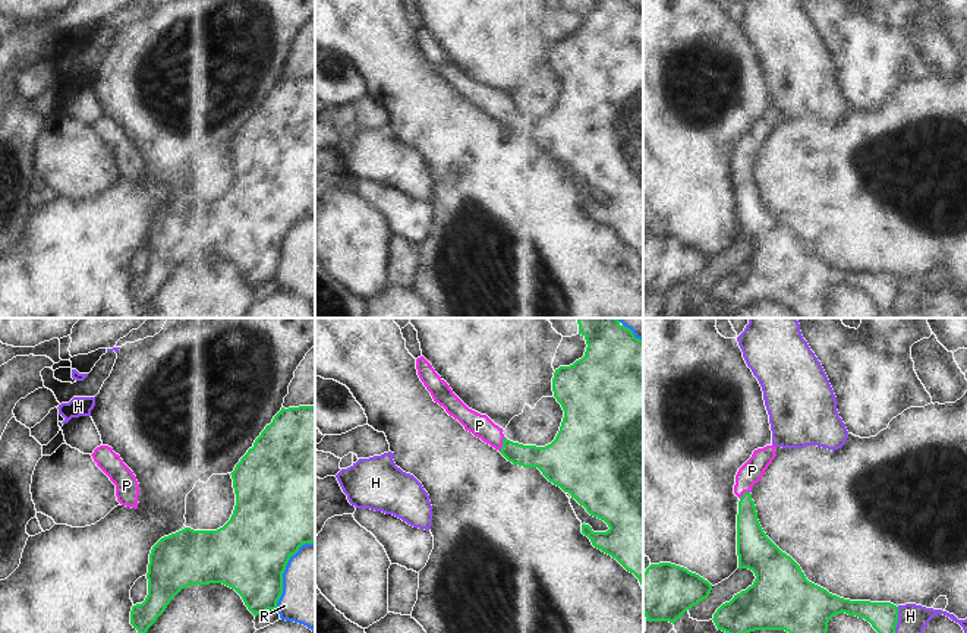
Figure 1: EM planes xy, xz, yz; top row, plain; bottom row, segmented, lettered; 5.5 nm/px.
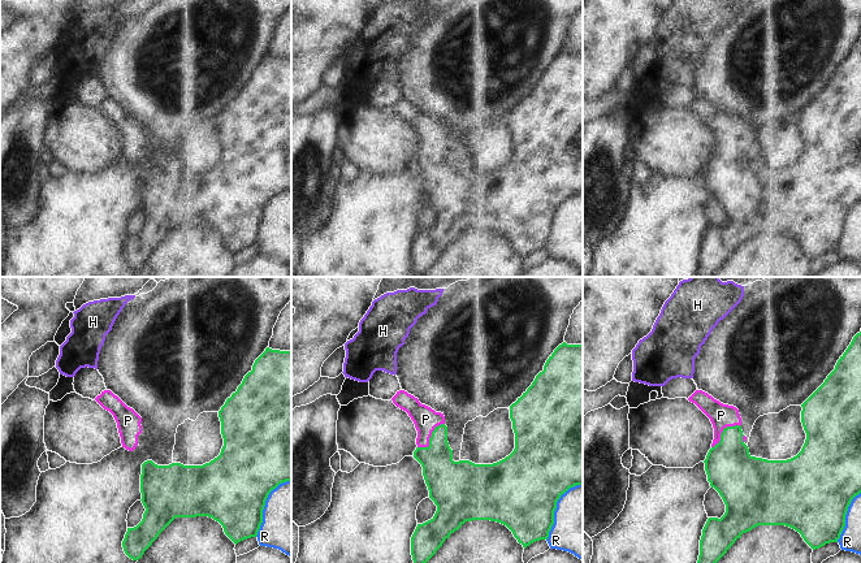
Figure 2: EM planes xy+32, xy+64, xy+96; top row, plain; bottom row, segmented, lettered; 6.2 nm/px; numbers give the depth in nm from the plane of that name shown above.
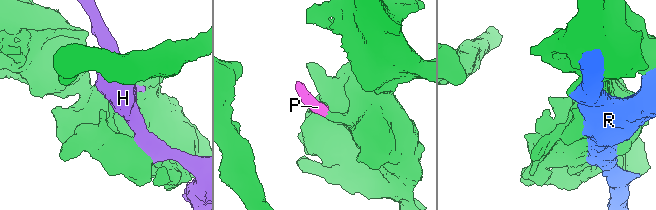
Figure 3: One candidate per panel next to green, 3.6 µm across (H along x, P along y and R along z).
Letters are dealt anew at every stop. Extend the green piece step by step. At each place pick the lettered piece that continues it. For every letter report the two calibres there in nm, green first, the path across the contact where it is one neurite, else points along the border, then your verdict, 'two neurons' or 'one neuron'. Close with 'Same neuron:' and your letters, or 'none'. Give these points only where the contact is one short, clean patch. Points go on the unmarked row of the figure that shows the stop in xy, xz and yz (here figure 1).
H: 160/160 nm | two neurons
P: 140/120 nm | across xz (545, 131), (515, 125), (503, 116), (479, 97) | one neuron
R: 420/360 nm | two neurons
Same neuron: P

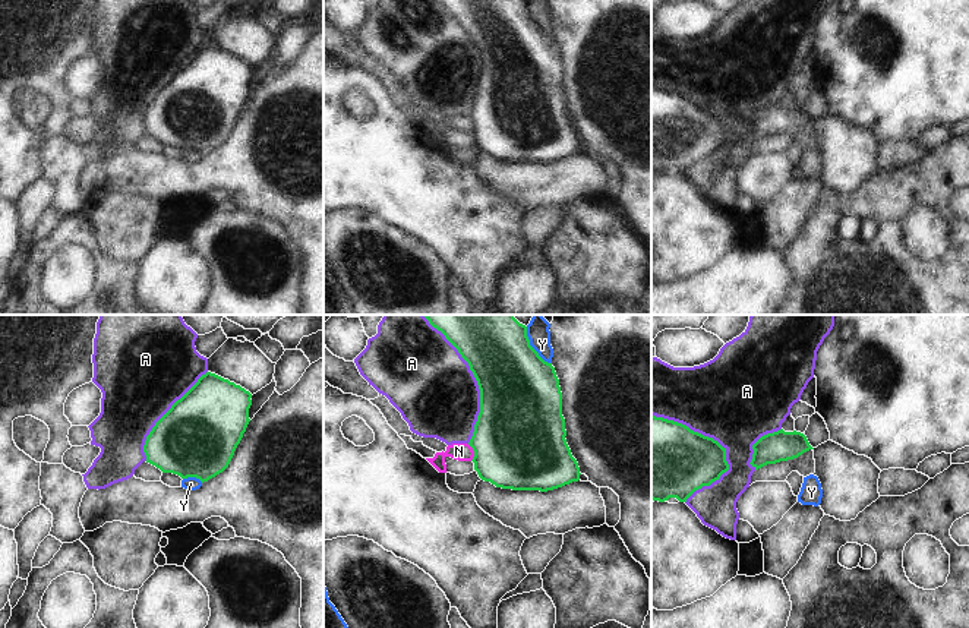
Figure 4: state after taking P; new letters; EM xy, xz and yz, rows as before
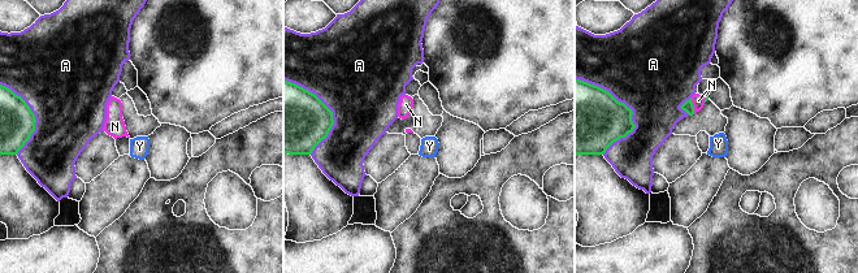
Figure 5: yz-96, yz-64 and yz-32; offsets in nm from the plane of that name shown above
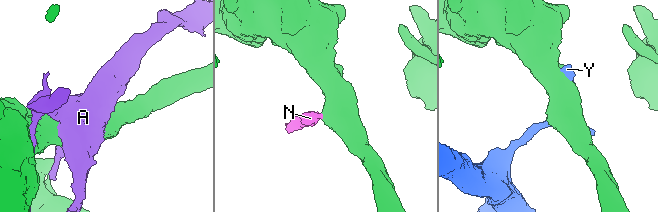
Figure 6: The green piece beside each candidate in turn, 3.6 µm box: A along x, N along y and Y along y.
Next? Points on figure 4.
A: 440/460 nm | two neurons
N: 500/100 nm | along xz (467, 116), (473, 123), (472, 132) | two neurons
Y: 440/110 nm | two neurons
Same neuron: none

